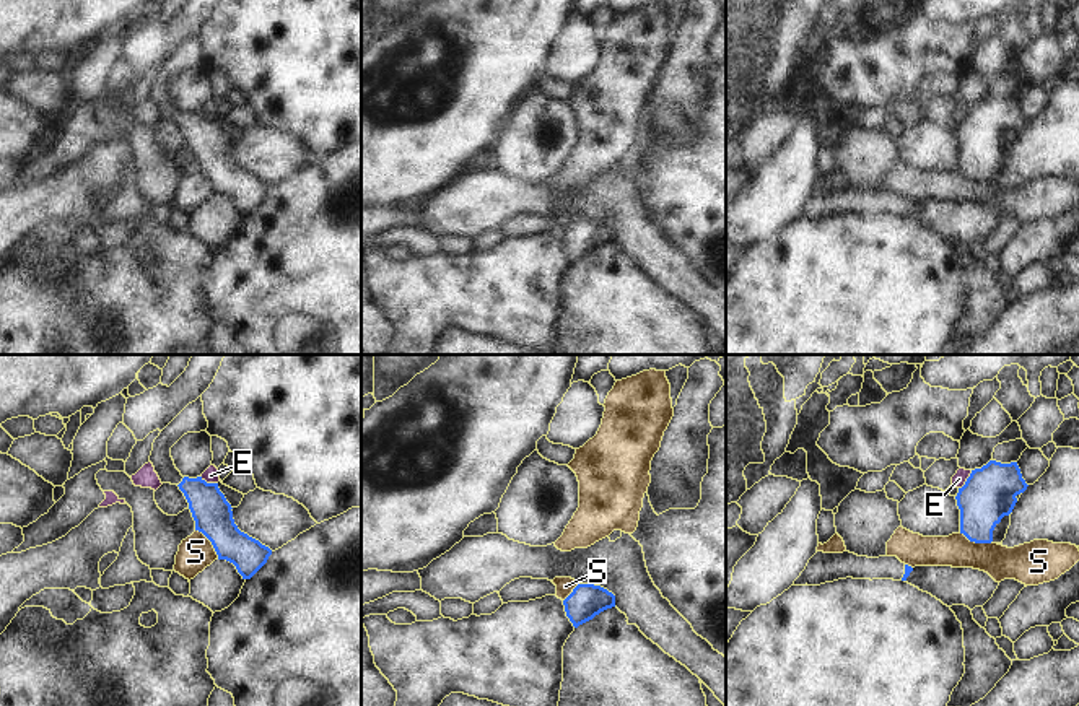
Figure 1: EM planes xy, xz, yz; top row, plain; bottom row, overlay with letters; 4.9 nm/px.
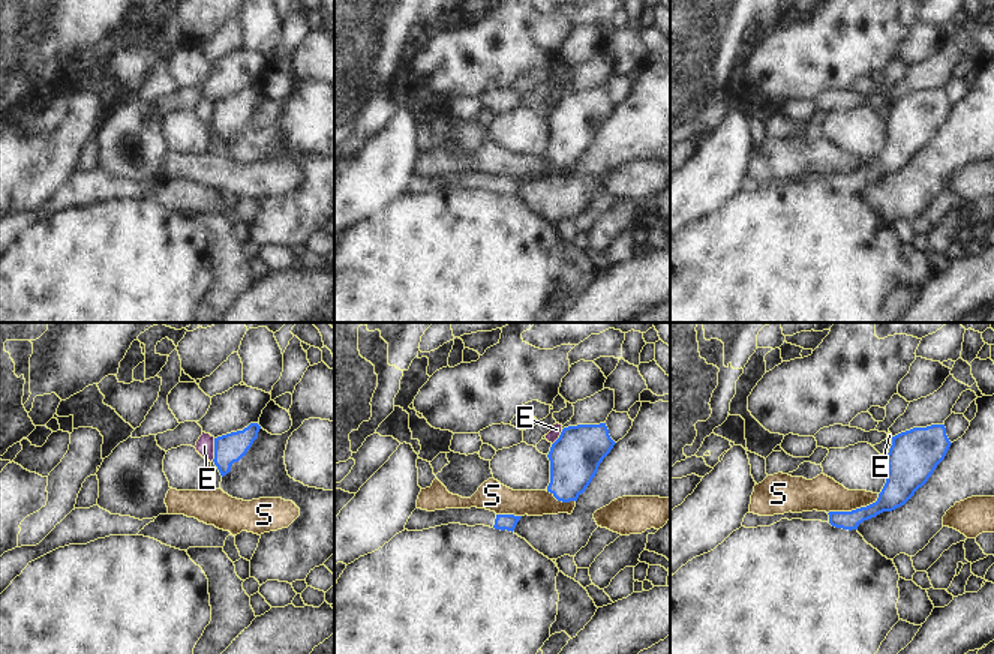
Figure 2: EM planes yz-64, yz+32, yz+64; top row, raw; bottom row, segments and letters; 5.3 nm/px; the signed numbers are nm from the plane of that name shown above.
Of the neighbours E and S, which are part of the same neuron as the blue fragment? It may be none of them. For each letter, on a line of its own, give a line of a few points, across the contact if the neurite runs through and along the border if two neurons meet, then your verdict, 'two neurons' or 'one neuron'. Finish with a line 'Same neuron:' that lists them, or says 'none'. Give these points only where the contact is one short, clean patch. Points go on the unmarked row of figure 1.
E: line yz (972, 106), (959, 124); two neurons
S: two neurons
Same neuron: none

